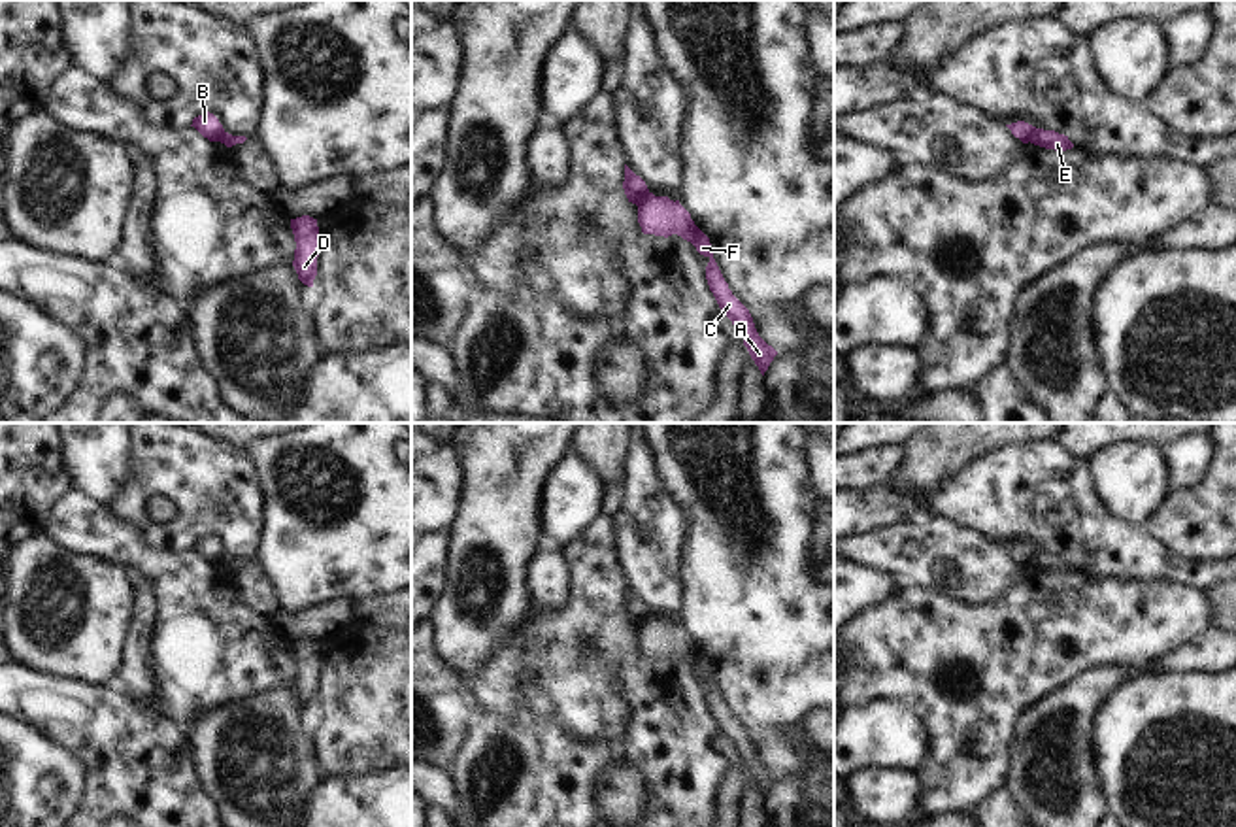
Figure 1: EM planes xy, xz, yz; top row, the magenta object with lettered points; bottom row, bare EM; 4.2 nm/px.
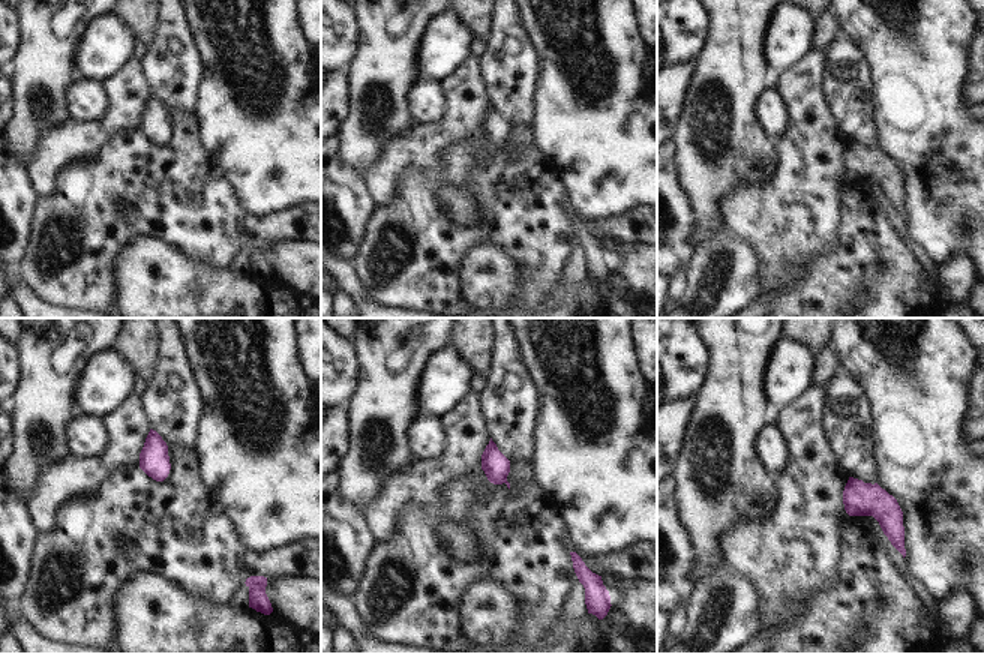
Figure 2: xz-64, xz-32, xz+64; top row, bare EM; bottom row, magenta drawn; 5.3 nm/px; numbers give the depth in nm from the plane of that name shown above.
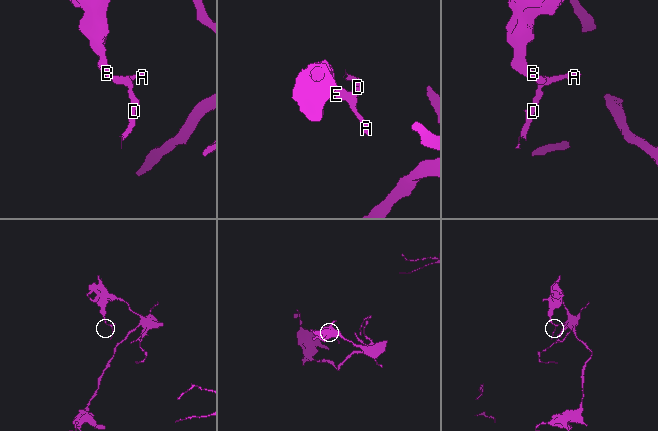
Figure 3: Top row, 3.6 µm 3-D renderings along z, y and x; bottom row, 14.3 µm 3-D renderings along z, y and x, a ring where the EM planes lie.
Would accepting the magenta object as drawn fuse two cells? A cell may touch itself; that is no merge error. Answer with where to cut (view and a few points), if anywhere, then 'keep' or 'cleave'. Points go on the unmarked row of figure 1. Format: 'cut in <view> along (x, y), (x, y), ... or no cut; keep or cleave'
cut in xz along (650, 616), (638, 629); cleave

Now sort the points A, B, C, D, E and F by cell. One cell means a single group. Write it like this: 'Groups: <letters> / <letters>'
Groups: A C D E F / B

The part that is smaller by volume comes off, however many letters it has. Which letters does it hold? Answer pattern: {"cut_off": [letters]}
{"cut_off": ["A", "C", "D", "E", "F"]}

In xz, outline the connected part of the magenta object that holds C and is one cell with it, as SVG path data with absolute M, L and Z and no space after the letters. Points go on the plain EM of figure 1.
M649 616L638 629L638 646L643 657L664 661L677 657L691 665L700 678L710 682L706 689L710 714L721 734L732 744L743 761L743 768L764 799L777 774L759 759L749 733L728 712L728 706L713 682L710 661L694 648L691 636L679 627L679 623L674 625L668 619L655 619Z

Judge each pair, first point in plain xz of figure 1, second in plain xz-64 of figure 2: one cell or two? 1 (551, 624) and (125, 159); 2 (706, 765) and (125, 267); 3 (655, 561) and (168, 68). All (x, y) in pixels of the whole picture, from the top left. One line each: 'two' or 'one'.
1: two
2: two
3: one

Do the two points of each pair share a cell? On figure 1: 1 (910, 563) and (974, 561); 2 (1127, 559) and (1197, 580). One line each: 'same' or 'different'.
1: same
2: same

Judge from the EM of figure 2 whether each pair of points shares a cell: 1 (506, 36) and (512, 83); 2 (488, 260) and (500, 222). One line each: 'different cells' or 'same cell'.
1: same cell
2: different cells

